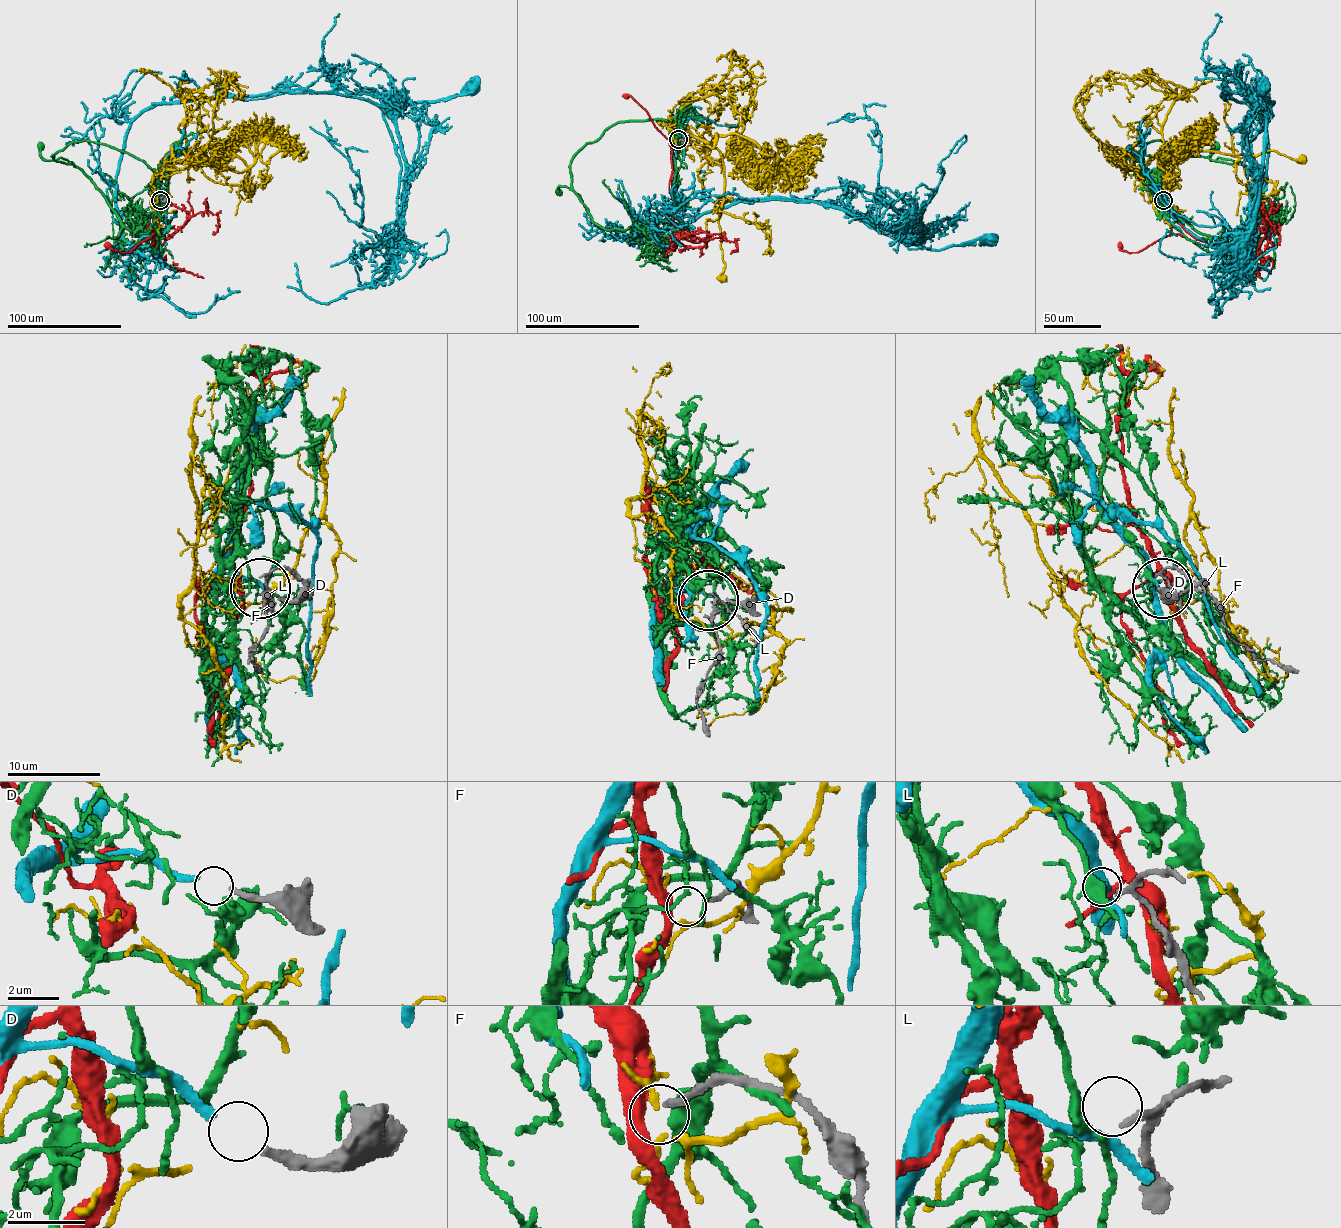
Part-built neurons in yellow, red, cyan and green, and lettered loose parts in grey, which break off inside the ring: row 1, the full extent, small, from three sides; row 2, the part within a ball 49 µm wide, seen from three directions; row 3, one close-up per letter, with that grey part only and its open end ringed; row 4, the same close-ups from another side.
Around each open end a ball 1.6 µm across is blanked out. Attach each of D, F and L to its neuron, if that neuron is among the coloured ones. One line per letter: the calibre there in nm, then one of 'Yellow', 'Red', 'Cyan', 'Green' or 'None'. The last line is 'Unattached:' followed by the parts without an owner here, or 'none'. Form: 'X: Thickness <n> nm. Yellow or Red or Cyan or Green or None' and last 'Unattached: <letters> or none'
D: Thickness 240 nm. Cyan
F: Thickness 170 nm. Red
L: Thickness 160 nm. None
Unattached: L

